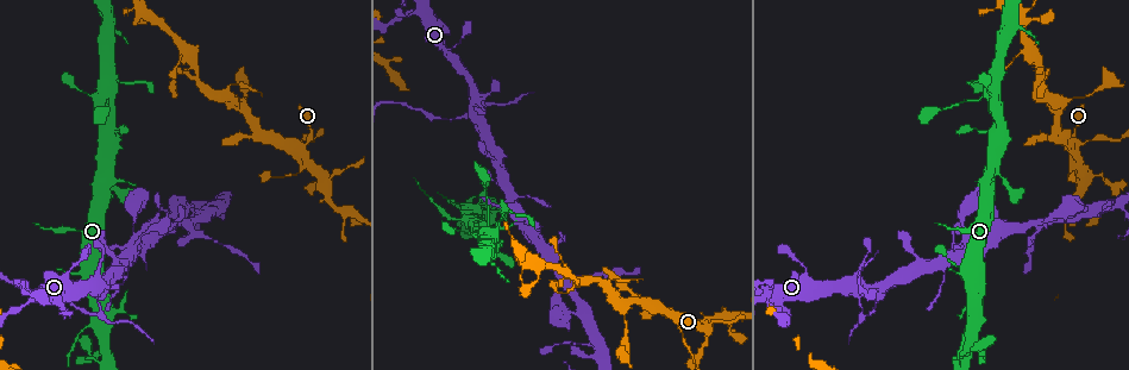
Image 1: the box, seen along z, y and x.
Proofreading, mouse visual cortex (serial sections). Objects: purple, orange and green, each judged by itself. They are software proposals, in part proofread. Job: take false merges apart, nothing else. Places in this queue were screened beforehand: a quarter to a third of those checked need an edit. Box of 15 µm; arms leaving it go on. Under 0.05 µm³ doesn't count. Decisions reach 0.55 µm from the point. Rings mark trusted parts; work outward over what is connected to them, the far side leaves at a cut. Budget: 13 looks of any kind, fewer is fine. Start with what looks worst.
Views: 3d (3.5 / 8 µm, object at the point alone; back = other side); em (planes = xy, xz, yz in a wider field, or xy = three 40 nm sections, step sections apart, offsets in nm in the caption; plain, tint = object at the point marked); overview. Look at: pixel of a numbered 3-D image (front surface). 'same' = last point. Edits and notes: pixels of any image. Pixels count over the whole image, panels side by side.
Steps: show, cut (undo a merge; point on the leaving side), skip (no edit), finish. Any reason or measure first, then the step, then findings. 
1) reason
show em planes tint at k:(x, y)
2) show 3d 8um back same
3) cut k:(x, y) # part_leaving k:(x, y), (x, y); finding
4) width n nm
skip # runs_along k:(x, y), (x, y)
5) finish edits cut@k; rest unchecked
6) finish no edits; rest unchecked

abrupt turn
show 3d 3.5um at 1:(123, 311)

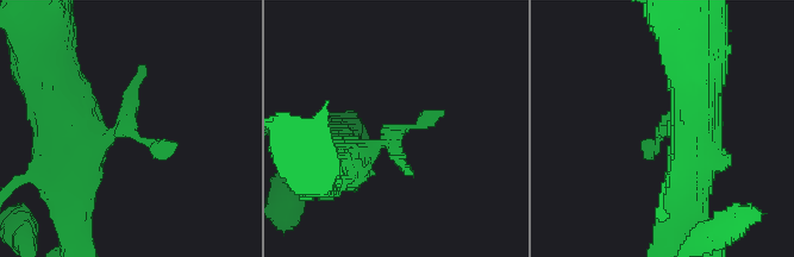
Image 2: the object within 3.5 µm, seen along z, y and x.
now the EM
show em xy step 2 tint at 2:(122, 130)

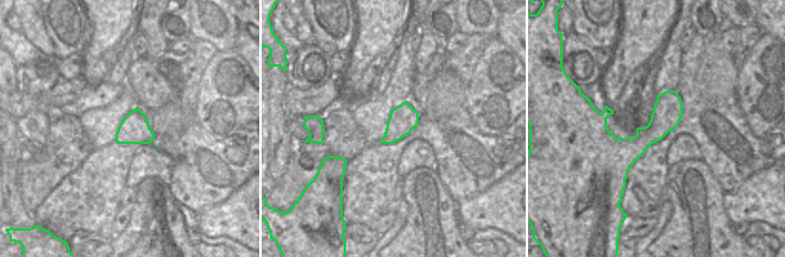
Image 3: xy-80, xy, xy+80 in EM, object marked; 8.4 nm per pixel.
skip # runs_along 2:(66, 118), (73, 139), (113, 136), (143, 67); one cell here

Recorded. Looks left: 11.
four or more arms meet
show 3d 8um at 1:(1076, 146)

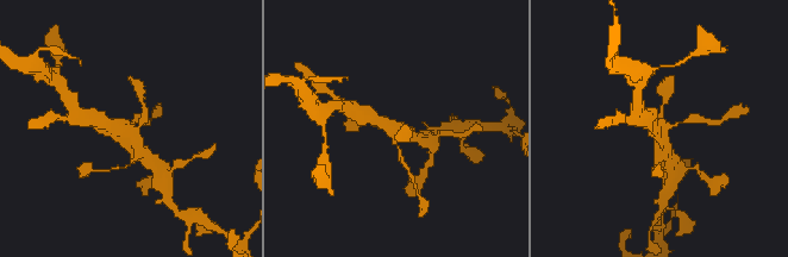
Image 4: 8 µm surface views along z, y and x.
arms 4; arm_widths 150, 150, 350, 400 nm
show em xy step 2 tint at 4:(133, 130)

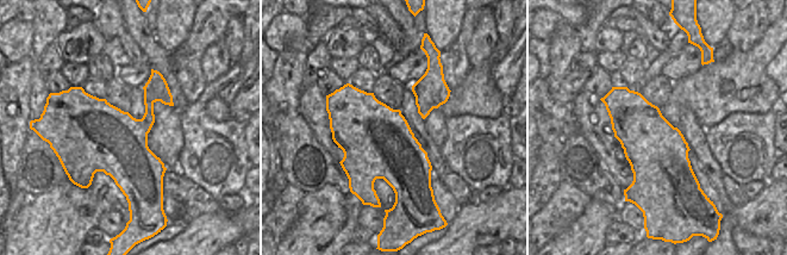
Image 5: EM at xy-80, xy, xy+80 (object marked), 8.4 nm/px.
cut 4:(699, 119) # part_leaving 4:(677, 123), (696, 118), (721, 120); two cells meet here

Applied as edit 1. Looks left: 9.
thin neck
show 3d 3.5um at 1:(718, 317)

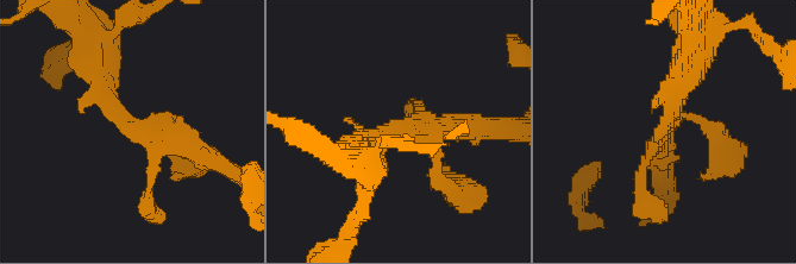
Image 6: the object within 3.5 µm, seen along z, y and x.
show em xy step 1 tint at 6:(667, 124)

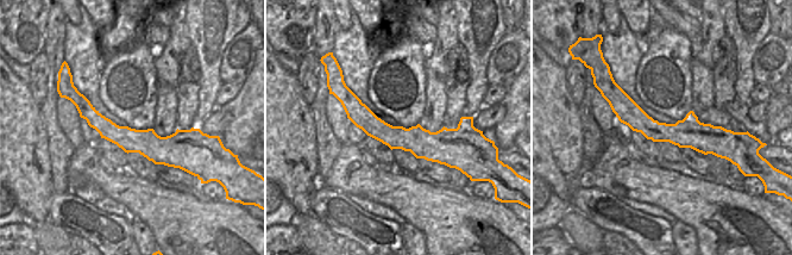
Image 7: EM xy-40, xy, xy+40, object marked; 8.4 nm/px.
skip # runs_along 6:(98, 63), (135, 132), (200, 155); one cell here

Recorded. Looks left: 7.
four arms meet
show 3d 8um at 1:(858, 298)

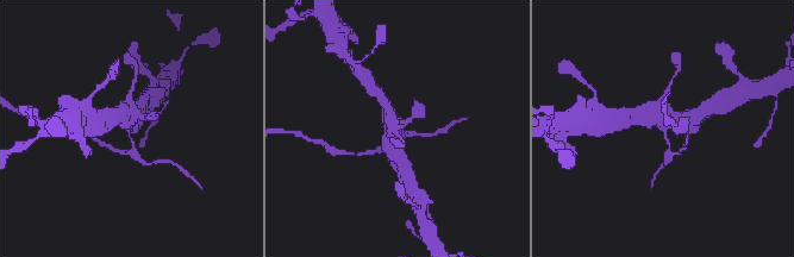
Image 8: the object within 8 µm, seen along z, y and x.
zoom in
show 3d 3.5um at 8:(130, 130)

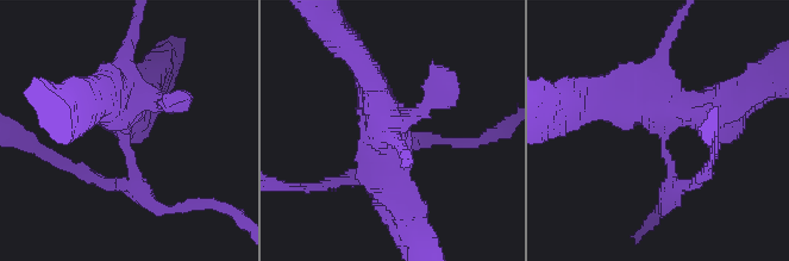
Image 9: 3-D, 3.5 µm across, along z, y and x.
show em planes tint at 9:(661, 128)

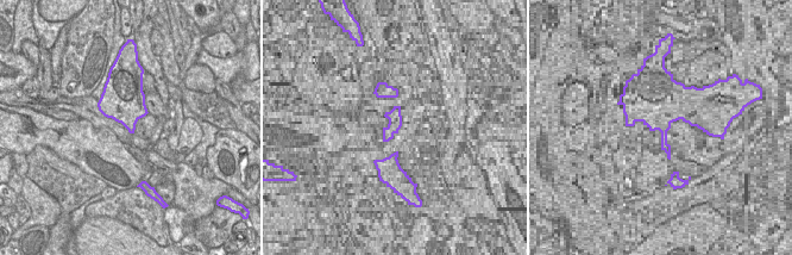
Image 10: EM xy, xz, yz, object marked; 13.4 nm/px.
cut 9:(105, 181) # part_leaving 9:(129, 159), (129, 184), (63, 162); a second cell is stuck on

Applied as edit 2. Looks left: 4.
show overview

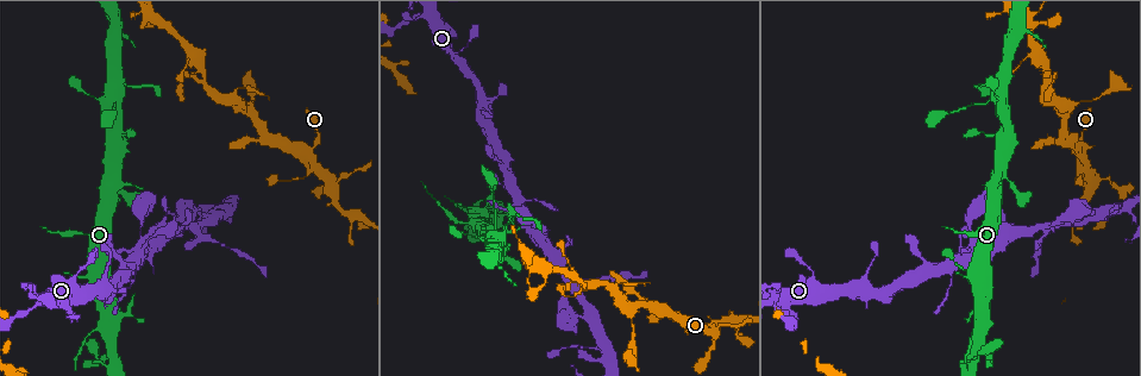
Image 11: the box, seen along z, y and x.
thin arm on a thick one
show 3d 3.5um at 11:(1030, 23)

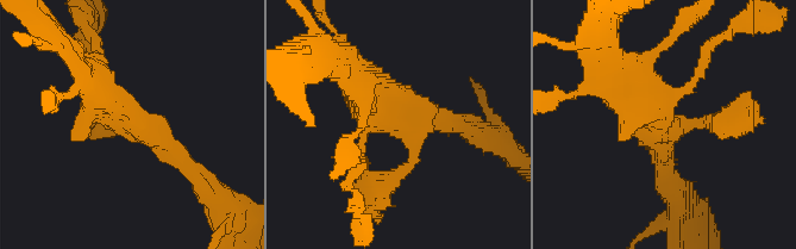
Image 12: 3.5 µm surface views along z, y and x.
arms 4; arm_widths 150, 200, 250, 450 nm; now the EM
show em planes tint at 12:(414, 118)

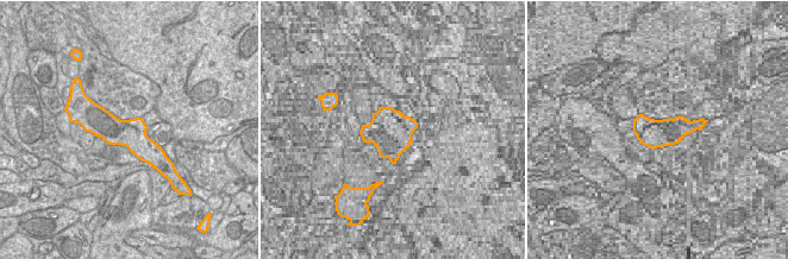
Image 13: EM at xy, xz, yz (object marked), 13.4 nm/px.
show em xy step 5 tint same

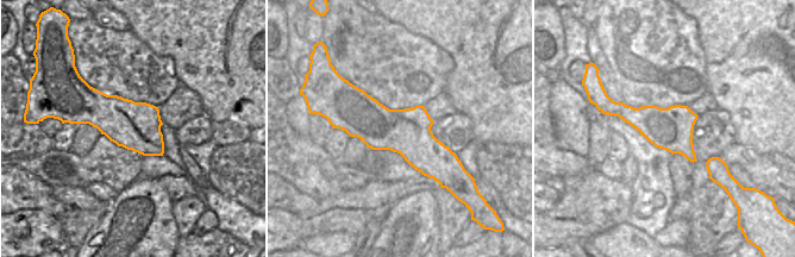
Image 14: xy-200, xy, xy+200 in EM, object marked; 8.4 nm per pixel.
skip # runs_along 12:(205, 184), (99, 95); one cell here

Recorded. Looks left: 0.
finish edits cut@4, cut@9; rest unchecked

